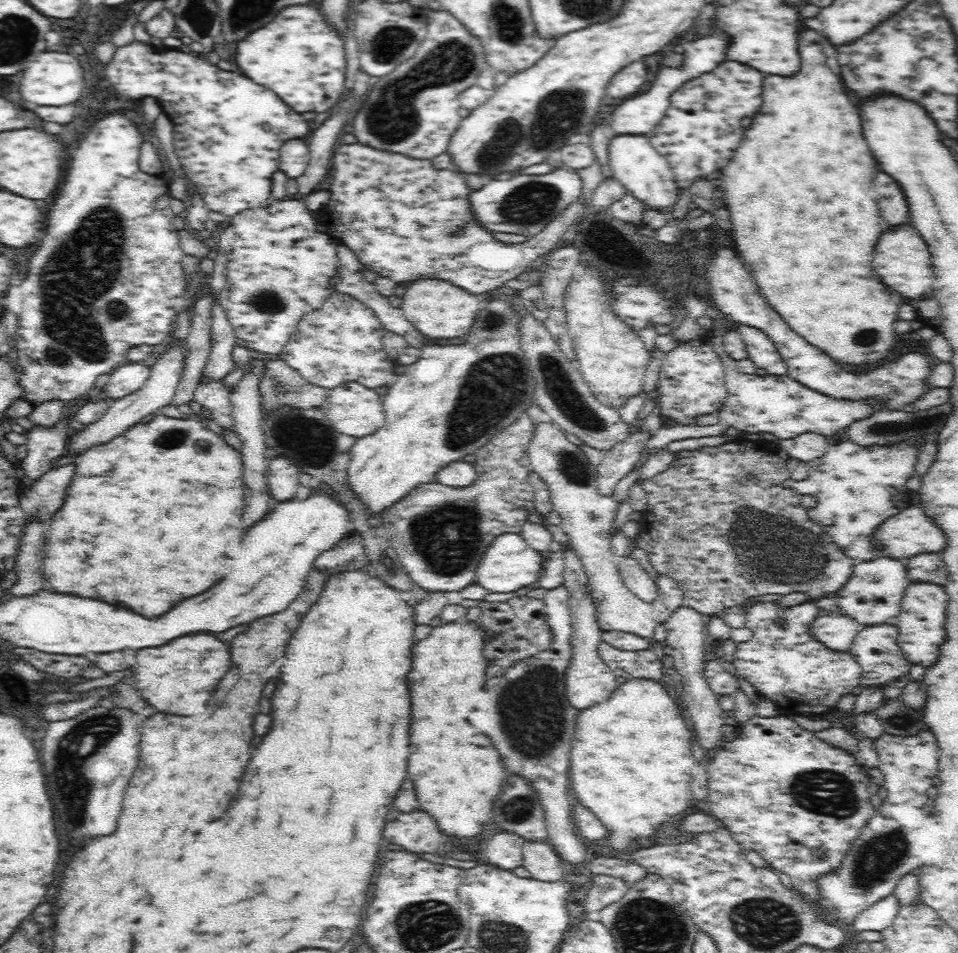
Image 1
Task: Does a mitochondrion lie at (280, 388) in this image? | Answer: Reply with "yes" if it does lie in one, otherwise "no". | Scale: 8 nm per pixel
yes

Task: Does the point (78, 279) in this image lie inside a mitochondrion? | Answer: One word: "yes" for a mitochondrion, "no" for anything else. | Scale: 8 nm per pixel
yes

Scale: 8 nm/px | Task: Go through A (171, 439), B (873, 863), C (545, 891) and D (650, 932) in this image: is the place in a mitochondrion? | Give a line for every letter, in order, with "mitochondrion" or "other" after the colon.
A: mitochondrion
B: mitochondrion
C: other
D: mitochondrion

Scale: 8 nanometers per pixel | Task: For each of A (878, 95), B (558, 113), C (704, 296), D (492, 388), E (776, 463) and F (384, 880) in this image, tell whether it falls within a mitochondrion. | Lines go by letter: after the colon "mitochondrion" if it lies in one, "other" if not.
A: other
B: mitochondrion
C: other
D: mitochondrion
E: other
F: other

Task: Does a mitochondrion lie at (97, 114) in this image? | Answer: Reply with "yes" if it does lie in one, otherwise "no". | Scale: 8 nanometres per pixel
no

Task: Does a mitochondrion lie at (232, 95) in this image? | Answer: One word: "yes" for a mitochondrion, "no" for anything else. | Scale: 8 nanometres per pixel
no

